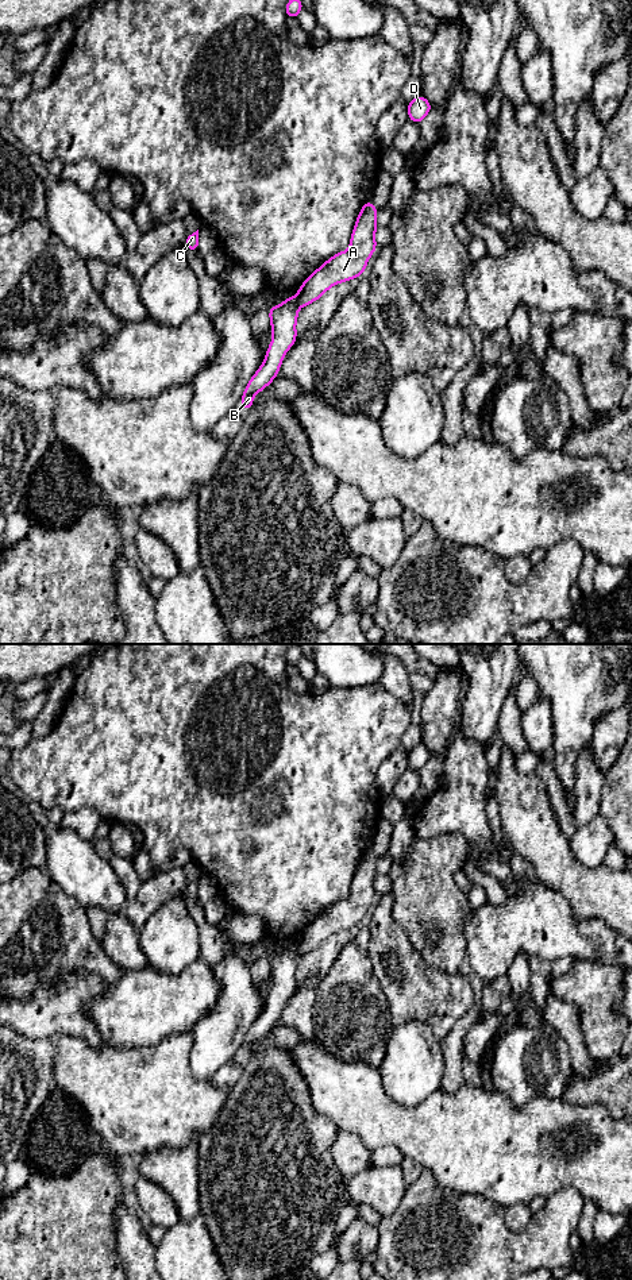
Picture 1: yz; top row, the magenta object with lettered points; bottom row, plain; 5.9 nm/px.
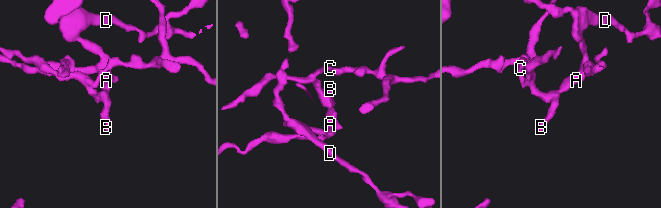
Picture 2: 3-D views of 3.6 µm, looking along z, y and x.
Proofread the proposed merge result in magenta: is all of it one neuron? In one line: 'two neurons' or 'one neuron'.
two neurons

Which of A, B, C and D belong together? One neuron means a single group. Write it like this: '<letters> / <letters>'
A D / B C

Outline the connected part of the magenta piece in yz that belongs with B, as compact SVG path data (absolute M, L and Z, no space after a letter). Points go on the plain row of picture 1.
M294 945L286 946L282 952L269 956L270 974L273 976L273 988L267 996L265 1009L254 1025L248 1029L247 1036L240 1046L242 1055L250 1059L253 1046L265 1037L277 1025L286 999L294 992L296 968L298 953Z

